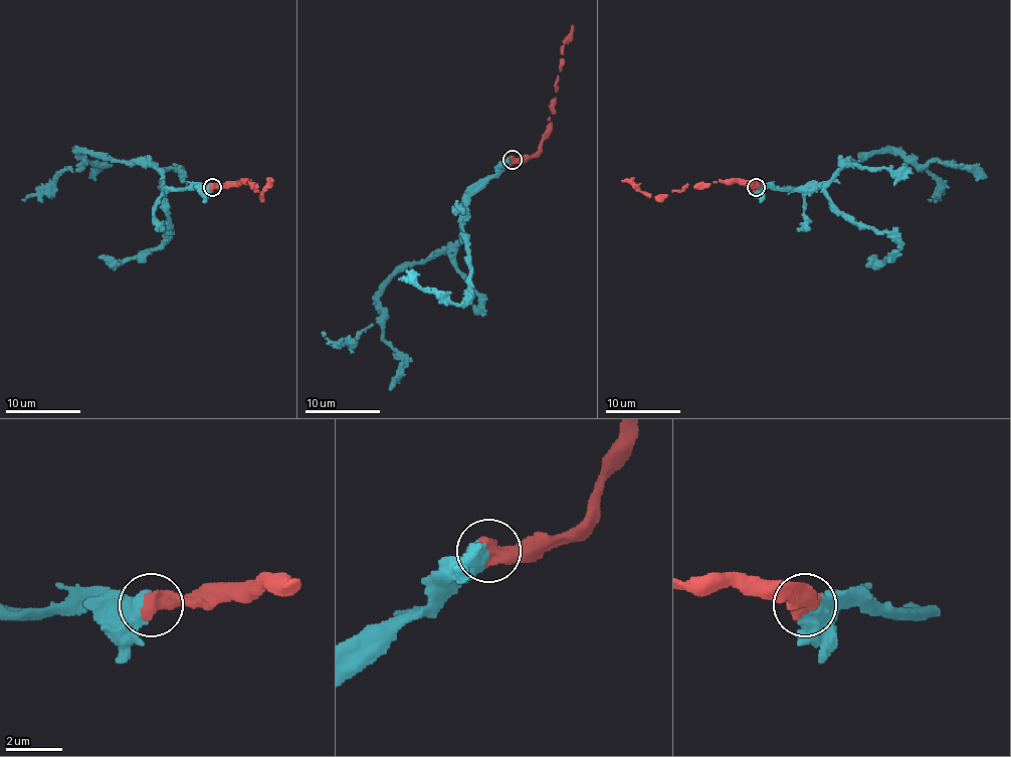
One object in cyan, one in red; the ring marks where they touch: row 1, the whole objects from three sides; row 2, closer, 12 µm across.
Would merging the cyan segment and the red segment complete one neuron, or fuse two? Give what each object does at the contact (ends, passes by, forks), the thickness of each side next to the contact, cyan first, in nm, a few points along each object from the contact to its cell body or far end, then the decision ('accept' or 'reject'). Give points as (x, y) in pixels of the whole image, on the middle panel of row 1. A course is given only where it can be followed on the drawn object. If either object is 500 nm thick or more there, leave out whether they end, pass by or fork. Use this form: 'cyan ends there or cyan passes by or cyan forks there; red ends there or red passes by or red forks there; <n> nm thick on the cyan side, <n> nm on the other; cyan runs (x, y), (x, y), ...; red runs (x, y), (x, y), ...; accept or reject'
700 nm thick on the cyan side, 650 nm on the other; cyan runs (512, 160), (470, 197), (462, 235), (405, 264), (378, 293), (382, 338), (401, 361), (401, 378), (390, 391); red runs (512, 160), (533, 156), (544, 139), (557, 90), (562, 49), (572, 24); accept

